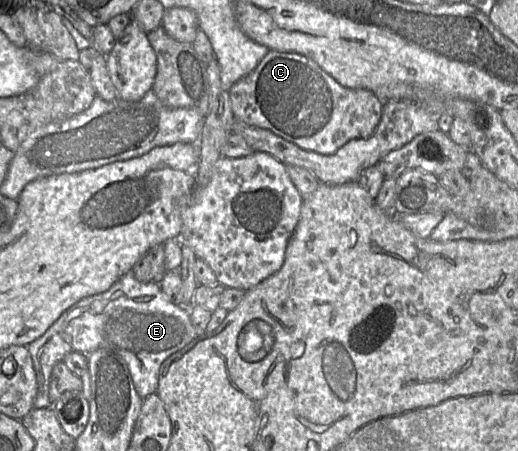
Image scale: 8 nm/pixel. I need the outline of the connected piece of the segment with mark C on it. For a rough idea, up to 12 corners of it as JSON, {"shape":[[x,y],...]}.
{"shape":[[269,50],[235,120],[322,154],[371,135],[384,101]]}

